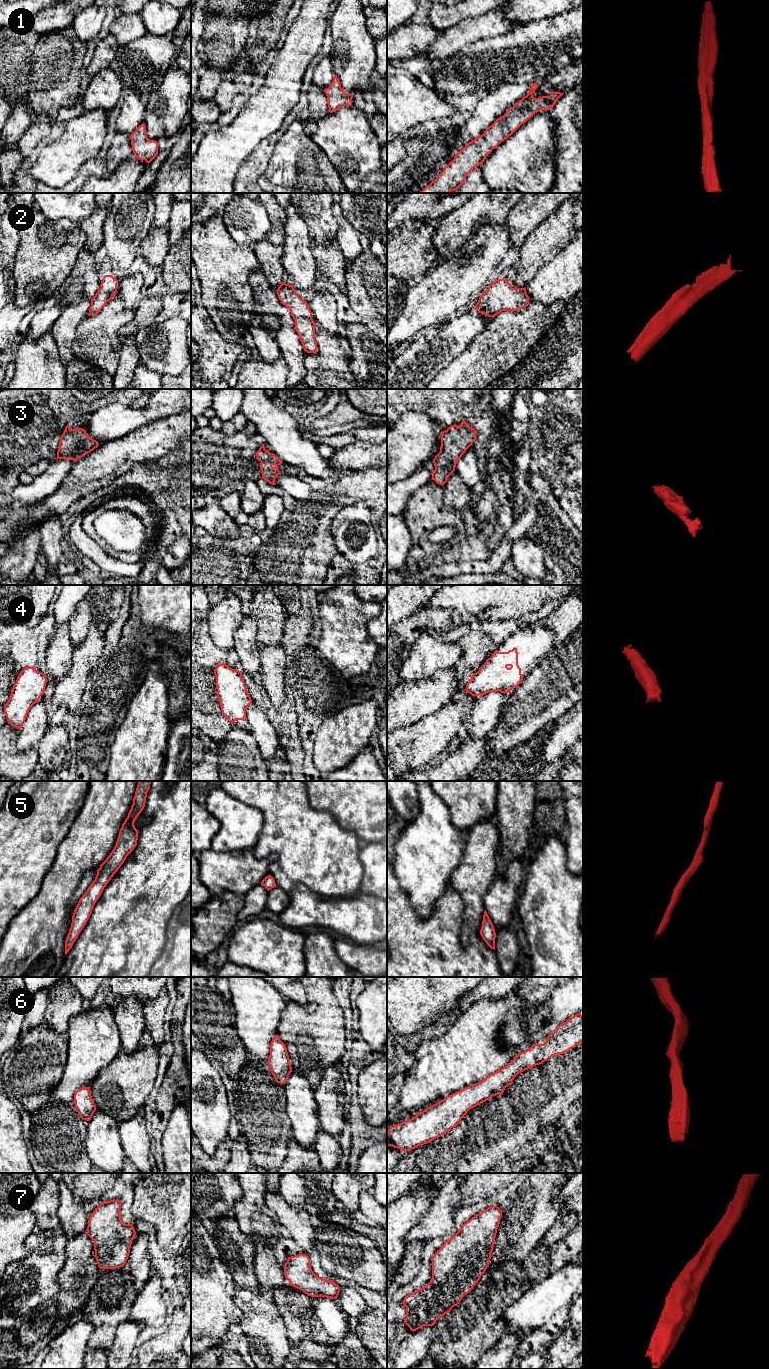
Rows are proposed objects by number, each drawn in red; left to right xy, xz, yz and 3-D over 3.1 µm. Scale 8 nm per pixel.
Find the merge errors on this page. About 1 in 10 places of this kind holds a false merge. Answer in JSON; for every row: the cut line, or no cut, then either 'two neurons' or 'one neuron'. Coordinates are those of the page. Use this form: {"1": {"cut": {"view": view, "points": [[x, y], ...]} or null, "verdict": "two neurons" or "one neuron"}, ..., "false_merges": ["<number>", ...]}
{"1": {"cut": null, "verdict": "one neuron"}, "2": {"cut": null, "verdict": "one neuron"}, "3": {"cut": null, "verdict": "one neuron"}, "4": {"cut": null, "verdict": "one neuron"}, "5": {"cut": null, "verdict": "one neuron"}, "6": {"cut": null, "verdict": "one neuron"}, "7": {"cut": null, "verdict": "one neuron"}, "false_merges": []}

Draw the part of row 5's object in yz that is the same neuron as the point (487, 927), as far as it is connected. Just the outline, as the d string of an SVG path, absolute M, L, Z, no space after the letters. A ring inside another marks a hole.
M484 911L483 915L483 921L482 921L482 927L480 930L480 935L482 936L483 940L486 942L486 944L491 948L495 950L495 938L496 933L494 926L486 912Z

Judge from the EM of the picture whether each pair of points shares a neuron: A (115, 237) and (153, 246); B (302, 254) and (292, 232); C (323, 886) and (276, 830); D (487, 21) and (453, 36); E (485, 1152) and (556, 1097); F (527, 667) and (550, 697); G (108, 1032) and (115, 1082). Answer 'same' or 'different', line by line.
A: different
B: same
C: same
D: same
E: same
F: different
G: different

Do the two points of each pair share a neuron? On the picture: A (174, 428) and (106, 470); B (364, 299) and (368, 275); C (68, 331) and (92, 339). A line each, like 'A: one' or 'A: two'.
A: one
B: one
C: two

